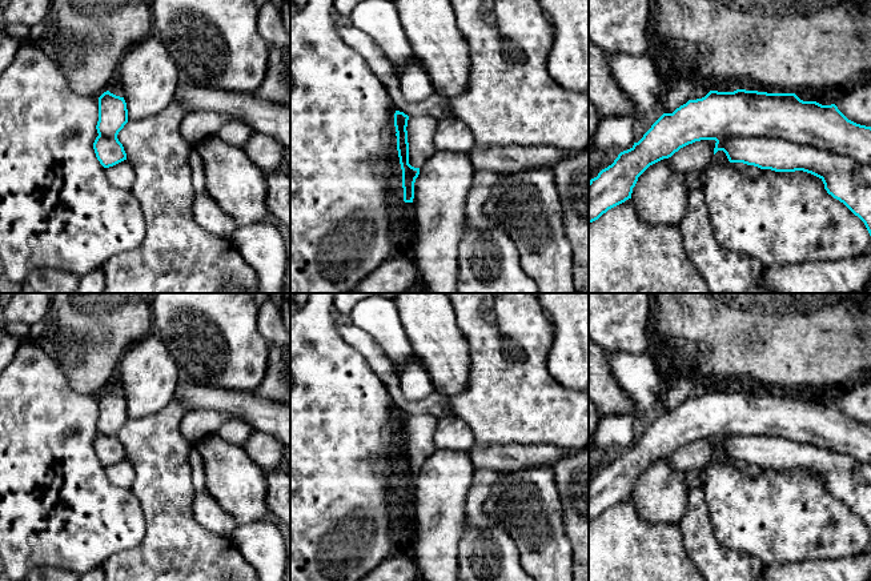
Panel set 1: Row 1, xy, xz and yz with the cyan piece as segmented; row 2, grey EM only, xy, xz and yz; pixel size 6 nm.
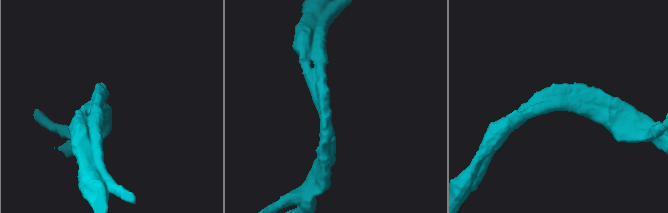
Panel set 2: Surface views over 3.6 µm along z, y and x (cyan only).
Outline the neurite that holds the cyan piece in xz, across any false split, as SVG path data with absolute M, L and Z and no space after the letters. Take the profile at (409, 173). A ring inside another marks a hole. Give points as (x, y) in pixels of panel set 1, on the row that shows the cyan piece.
M396 111L394 113L394 127L397 136L397 151L400 157L400 164L402 169L402 188L404 188L404 201L413 203L414 199L414 183L420 175L420 168L414 168L409 164L409 143L408 143L408 120L409 116L404 112Z

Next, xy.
M109 91L99 97L99 136L93 143L97 160L104 168L113 167L127 160L127 153L117 135L128 123L128 109L124 97Z

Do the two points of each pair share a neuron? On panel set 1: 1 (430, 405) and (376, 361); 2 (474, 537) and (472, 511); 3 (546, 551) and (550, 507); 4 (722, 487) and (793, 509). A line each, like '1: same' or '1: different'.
1: same
2: different
3: same
4: same

